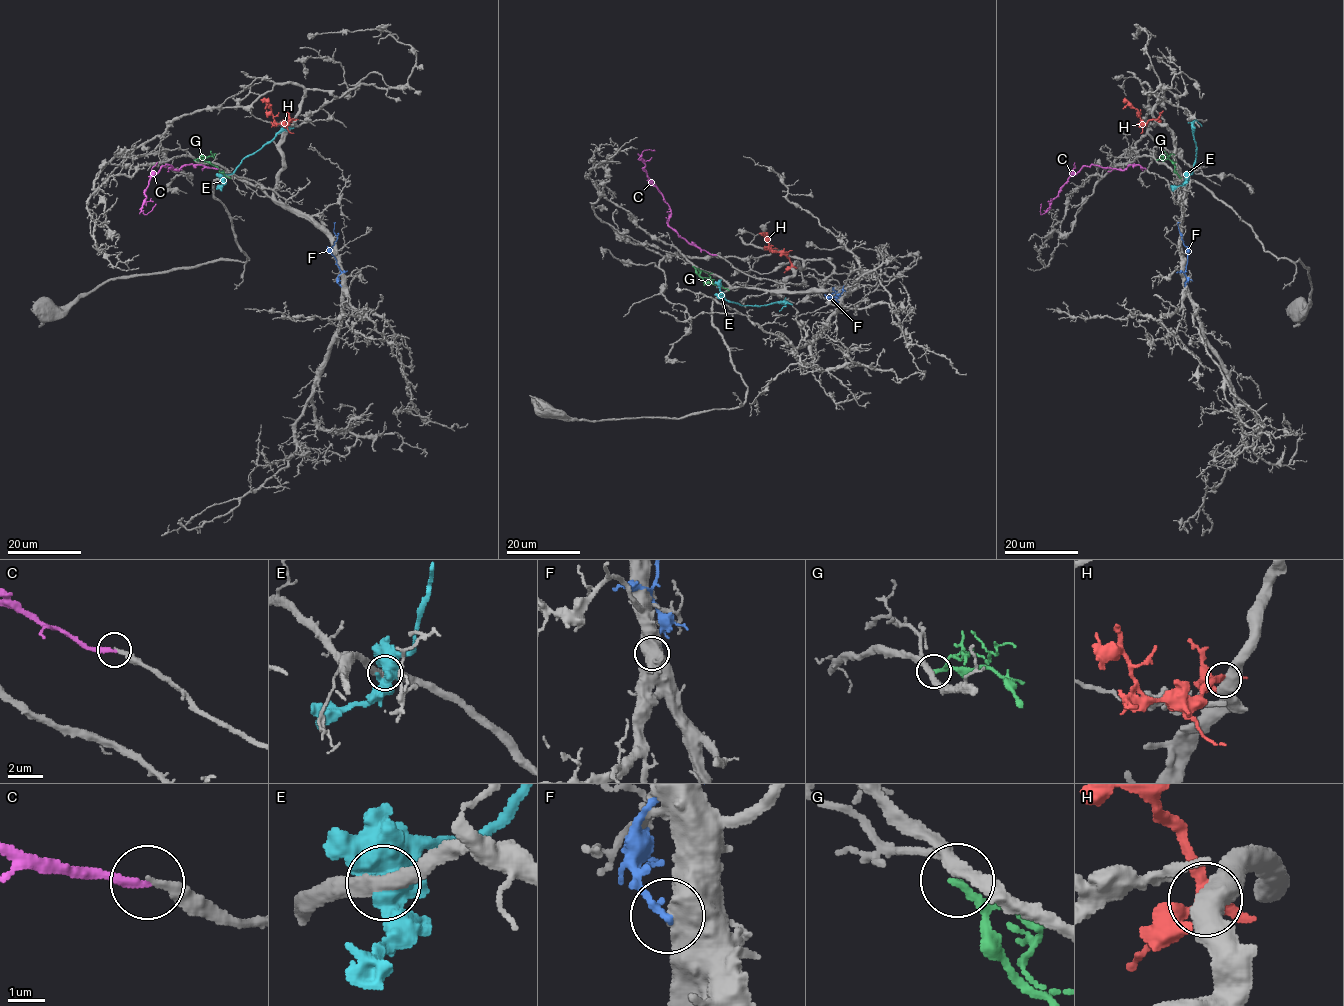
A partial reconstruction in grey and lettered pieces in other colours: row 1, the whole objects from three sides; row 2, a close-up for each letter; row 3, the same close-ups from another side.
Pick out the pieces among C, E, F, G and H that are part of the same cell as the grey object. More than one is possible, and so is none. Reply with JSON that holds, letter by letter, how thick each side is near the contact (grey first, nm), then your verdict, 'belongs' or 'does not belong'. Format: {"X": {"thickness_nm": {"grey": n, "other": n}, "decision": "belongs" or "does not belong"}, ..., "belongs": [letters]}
{"C": {"thickness_nm": {"grey": 240, "other": 240}, "decision": "belongs"}, "E": {"thickness_nm": {"grey": 400, "other": 600}, "decision": "belongs"}, "F": {"thickness_nm": {"grey": 800, "other": 220}, "decision": "does not belong"}, "G": {"thickness_nm": {"grey": 360, "other": 160}, "decision": "does not belong"}, "H": {"thickness_nm": {"grey": 480, "other": 320}, "decision": "does not belong"}, "belongs": ["C", "E"]}

